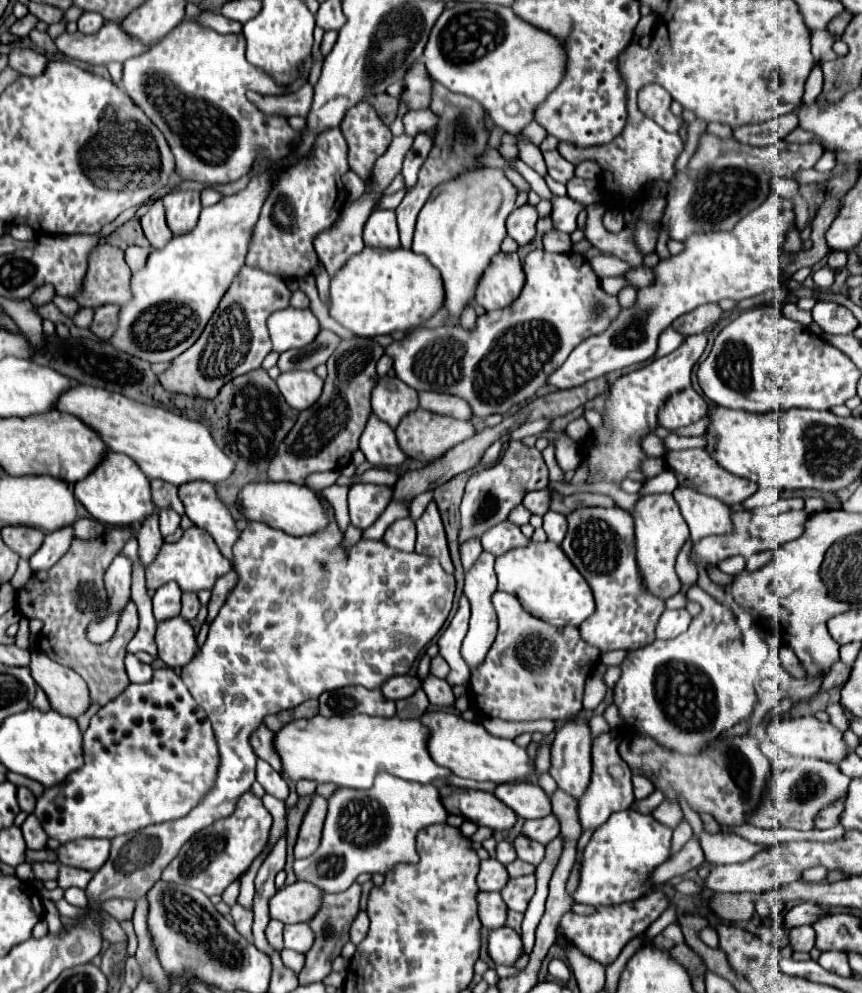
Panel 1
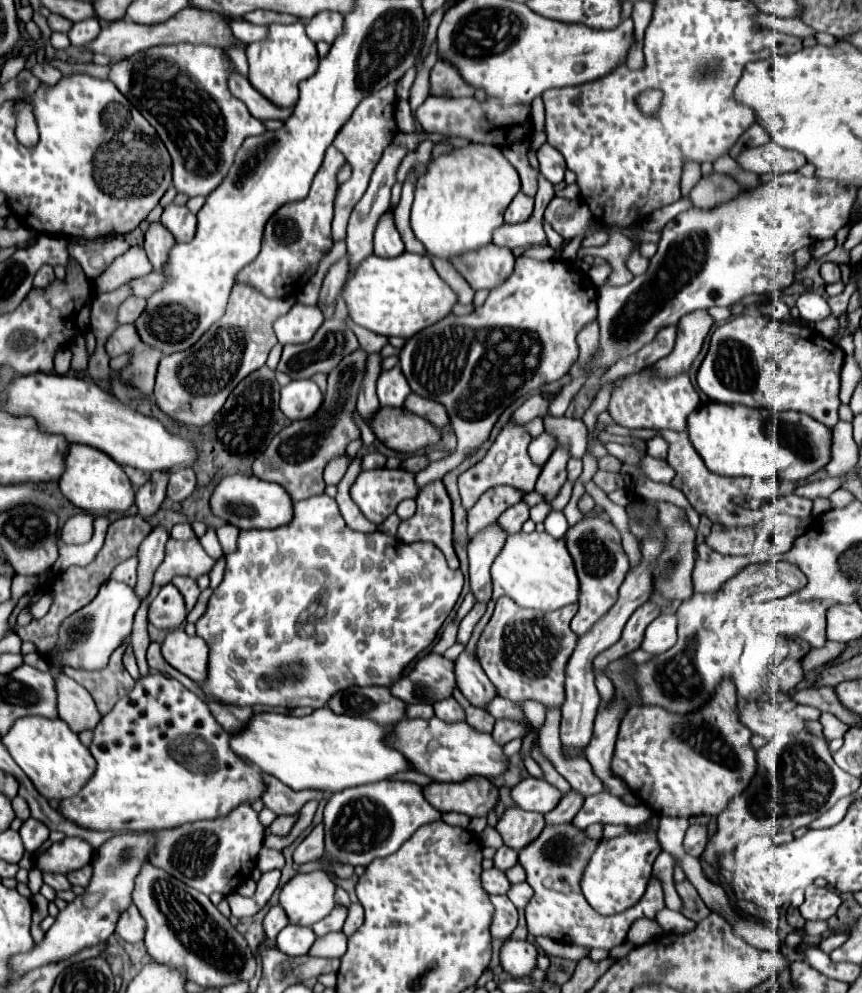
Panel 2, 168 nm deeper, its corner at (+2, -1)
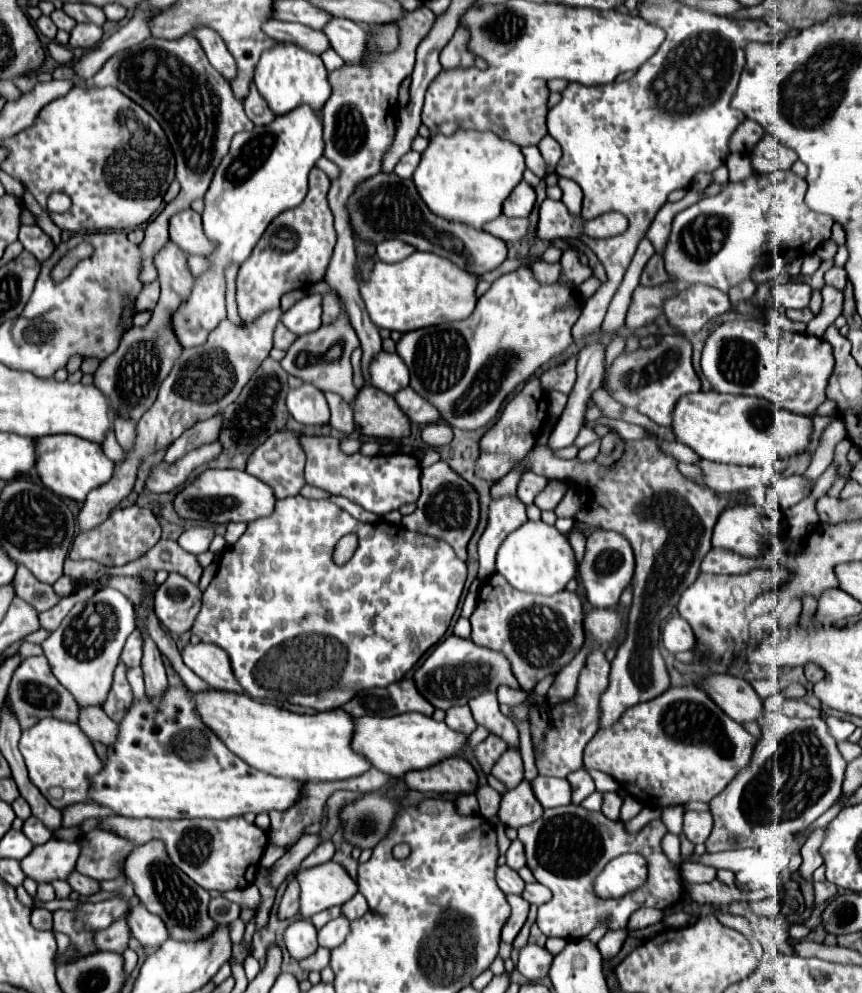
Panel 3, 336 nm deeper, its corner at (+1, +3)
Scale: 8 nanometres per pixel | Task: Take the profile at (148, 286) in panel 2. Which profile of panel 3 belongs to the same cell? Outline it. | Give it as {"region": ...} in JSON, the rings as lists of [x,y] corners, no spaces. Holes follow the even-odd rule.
{"region":[[[189,256],[188,265],[190,272],[194,277],[201,275],[210,268],[210,262],[203,256]]]}

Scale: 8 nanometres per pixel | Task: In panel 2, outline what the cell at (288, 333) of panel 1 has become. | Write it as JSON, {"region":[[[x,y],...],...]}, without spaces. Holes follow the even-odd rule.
{"region":[[[295,304],[287,314],[279,316],[273,322],[273,330],[277,334],[279,344],[303,344],[309,342],[311,336],[323,324],[323,314],[317,306],[299,306]]]}

